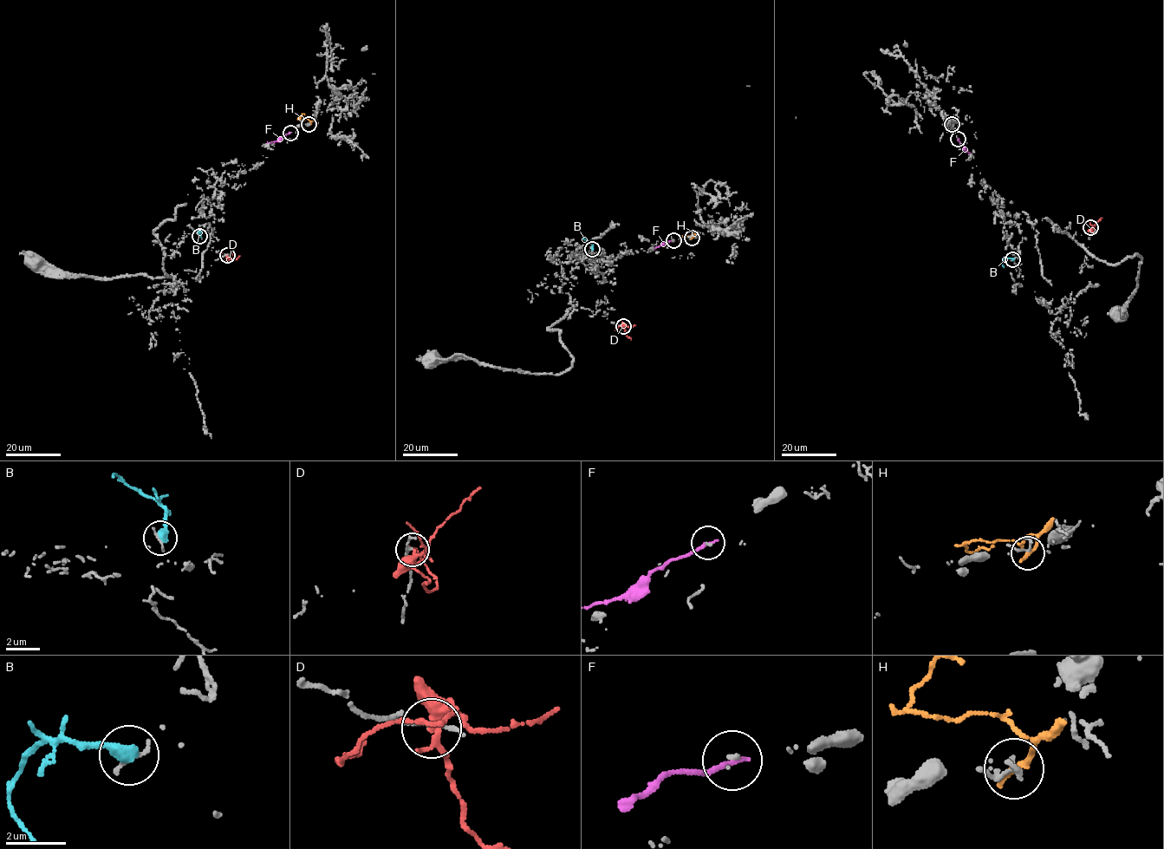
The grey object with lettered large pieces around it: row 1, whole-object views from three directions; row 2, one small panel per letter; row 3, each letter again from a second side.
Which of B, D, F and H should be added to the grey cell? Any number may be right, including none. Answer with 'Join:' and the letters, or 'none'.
Join: none

